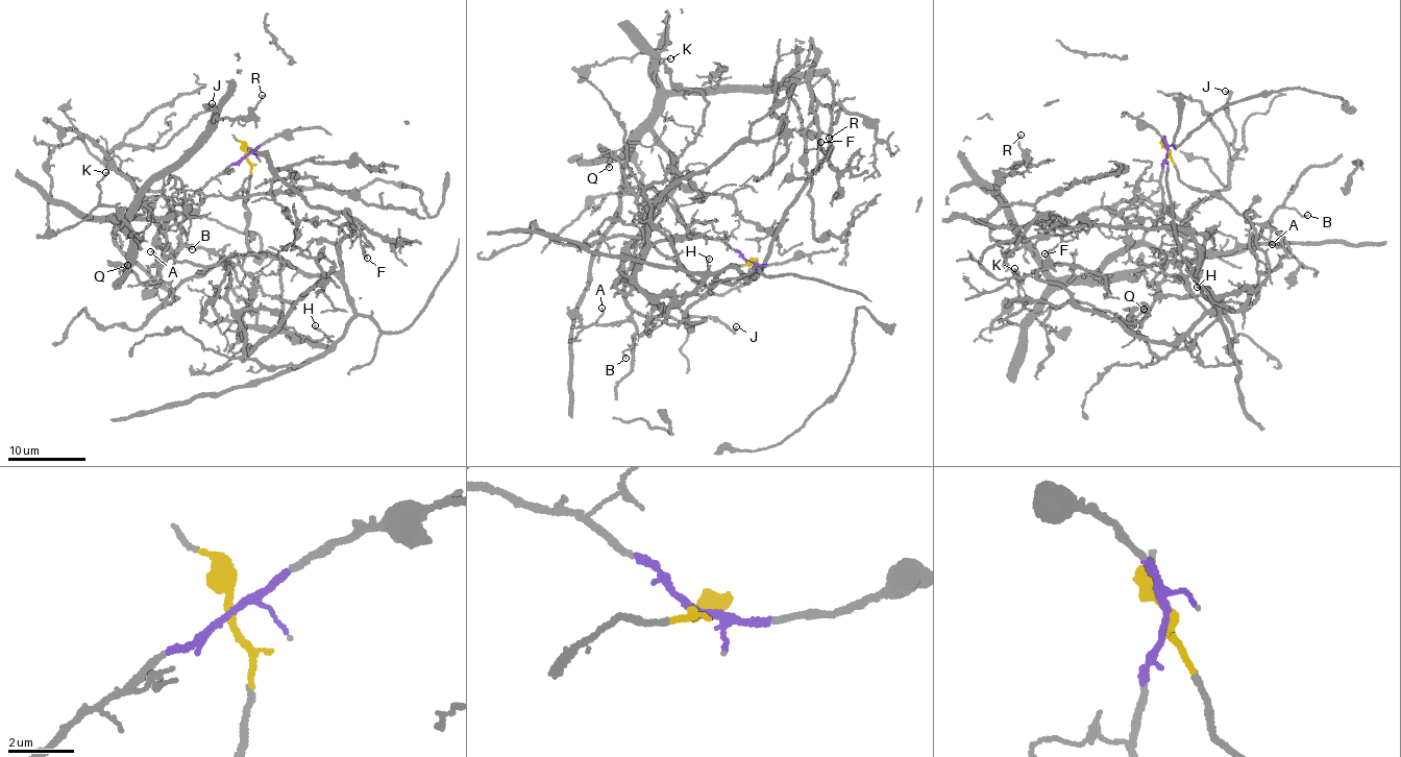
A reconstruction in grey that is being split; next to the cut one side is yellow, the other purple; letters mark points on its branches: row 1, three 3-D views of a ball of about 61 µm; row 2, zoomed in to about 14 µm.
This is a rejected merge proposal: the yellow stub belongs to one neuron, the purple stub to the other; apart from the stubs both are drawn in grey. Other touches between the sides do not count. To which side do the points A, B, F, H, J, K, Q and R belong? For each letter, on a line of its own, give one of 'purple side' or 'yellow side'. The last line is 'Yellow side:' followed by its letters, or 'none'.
A: purple side
B: purple side
F: yellow side
H: yellow side
J: purple side
K: purple side
Q: purple side
R: purple side
Yellow side: F, H

